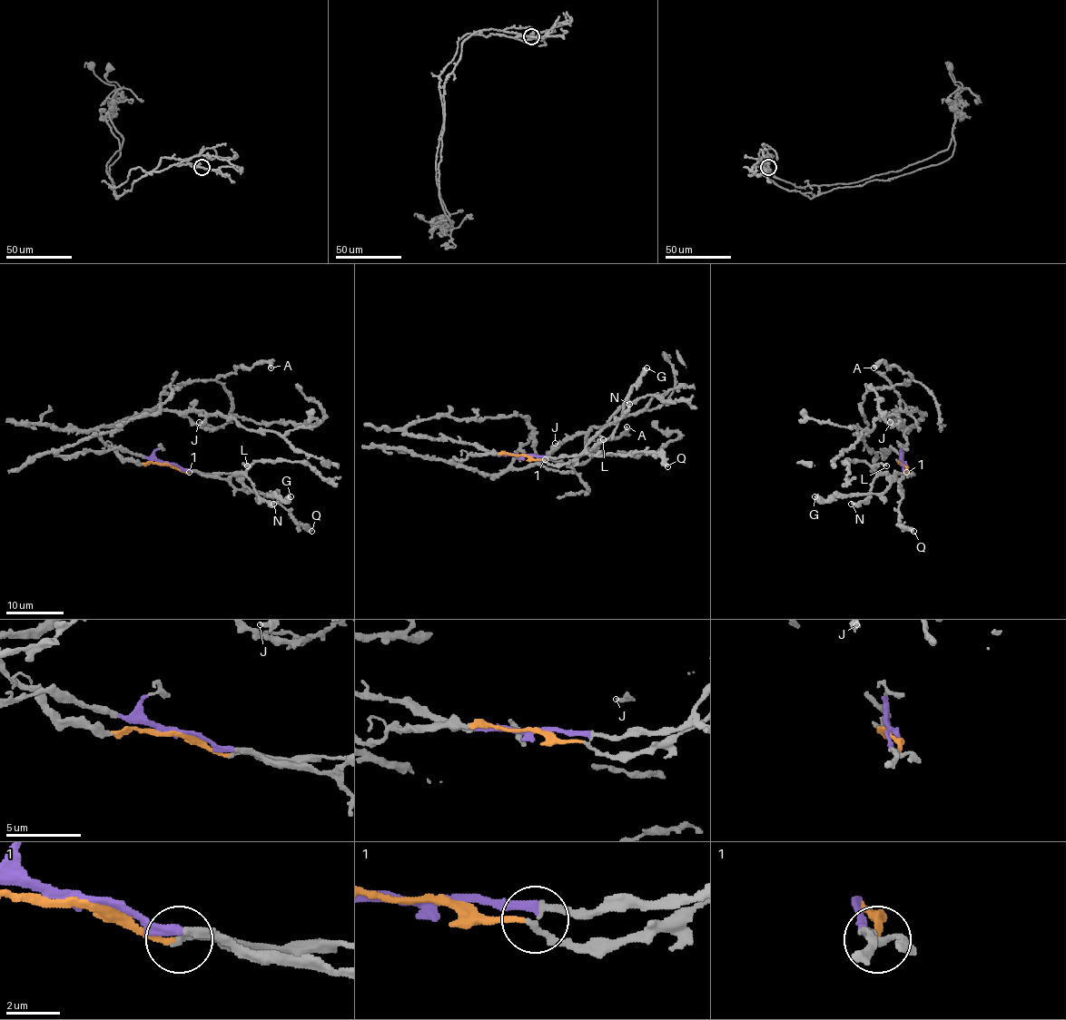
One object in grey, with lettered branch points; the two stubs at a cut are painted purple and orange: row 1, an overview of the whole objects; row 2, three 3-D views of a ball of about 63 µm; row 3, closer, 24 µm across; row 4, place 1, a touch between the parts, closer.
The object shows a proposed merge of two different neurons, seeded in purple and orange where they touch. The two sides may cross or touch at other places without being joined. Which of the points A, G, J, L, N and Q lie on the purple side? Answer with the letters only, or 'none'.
A, L, N, Q

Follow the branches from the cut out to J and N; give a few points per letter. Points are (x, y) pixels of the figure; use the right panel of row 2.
J: (902, 463), (902, 447), (906, 445), (905, 433), (921, 414), (916, 410), (896, 411), (891, 416), (891, 423)
N: (902, 463), (903, 476), (879, 475), (870, 494), (863, 501), (852, 504)

